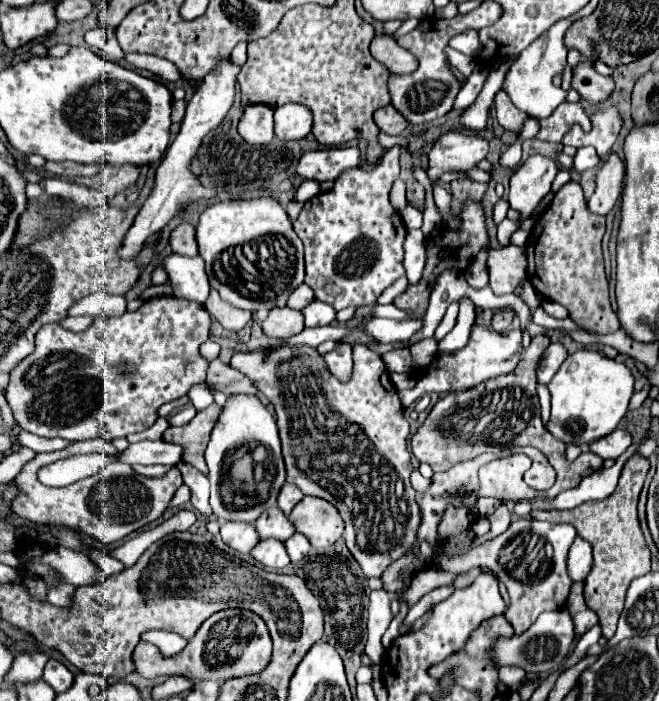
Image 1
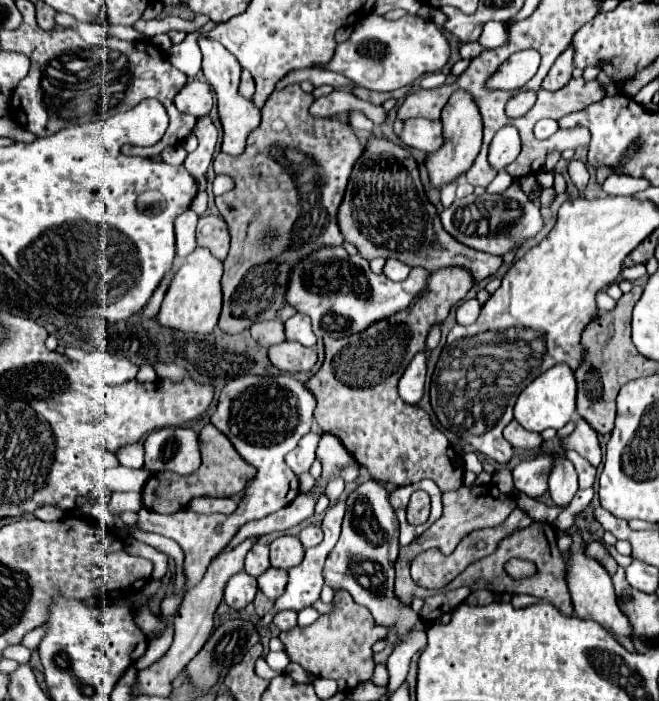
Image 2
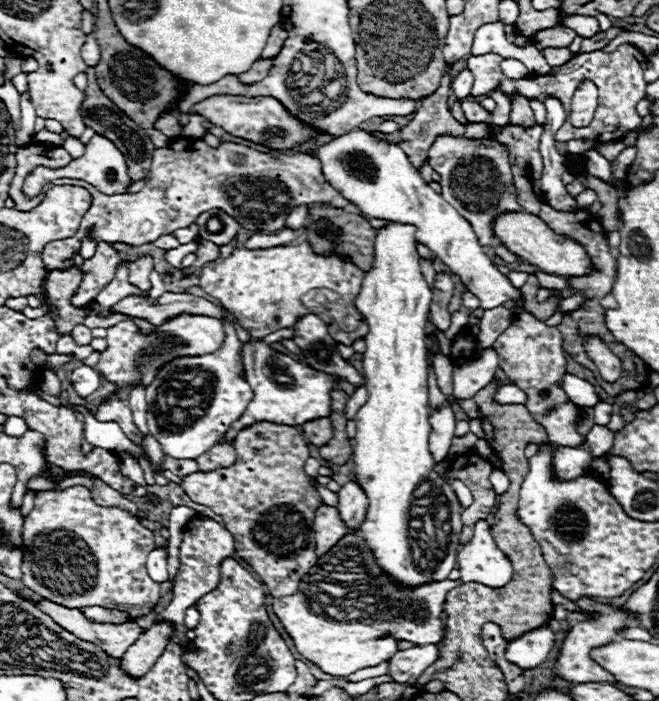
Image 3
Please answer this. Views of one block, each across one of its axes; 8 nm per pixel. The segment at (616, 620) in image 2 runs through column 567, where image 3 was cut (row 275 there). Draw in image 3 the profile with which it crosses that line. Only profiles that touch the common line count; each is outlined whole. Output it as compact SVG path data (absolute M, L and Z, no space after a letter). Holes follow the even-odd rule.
M510 212L510 214L500 214L494 224L492 224L494 236L516 256L520 256L524 262L538 266L540 270L548 274L558 274L558 276L584 276L586 272L592 270L592 262L582 248L582 244L570 240L568 236L558 236L554 234L538 216L528 214L528 212Z

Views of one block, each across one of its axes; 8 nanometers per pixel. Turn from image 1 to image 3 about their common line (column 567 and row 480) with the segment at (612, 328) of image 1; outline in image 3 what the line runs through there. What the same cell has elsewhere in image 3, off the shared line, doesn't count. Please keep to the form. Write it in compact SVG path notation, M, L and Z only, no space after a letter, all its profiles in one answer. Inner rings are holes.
M256 422L238 432L234 448L236 462L232 466L214 472L194 472L190 476L184 476L182 488L194 502L208 506L218 516L222 516L224 528L234 536L236 554L258 572L260 580L270 588L270 594L274 598L294 594L302 576L318 560L312 520L322 498L310 484L310 476L304 472L304 462L310 456L308 442L302 438L302 432L296 426Z

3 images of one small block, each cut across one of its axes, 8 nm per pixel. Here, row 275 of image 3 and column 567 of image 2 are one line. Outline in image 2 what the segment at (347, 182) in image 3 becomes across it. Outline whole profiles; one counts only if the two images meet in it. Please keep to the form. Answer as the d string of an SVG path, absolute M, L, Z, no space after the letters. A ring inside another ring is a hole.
M552 452L552 470L548 474L548 486L550 496L556 502L556 506L566 506L574 498L574 492L578 490L578 478L572 462L564 456L564 452Z

